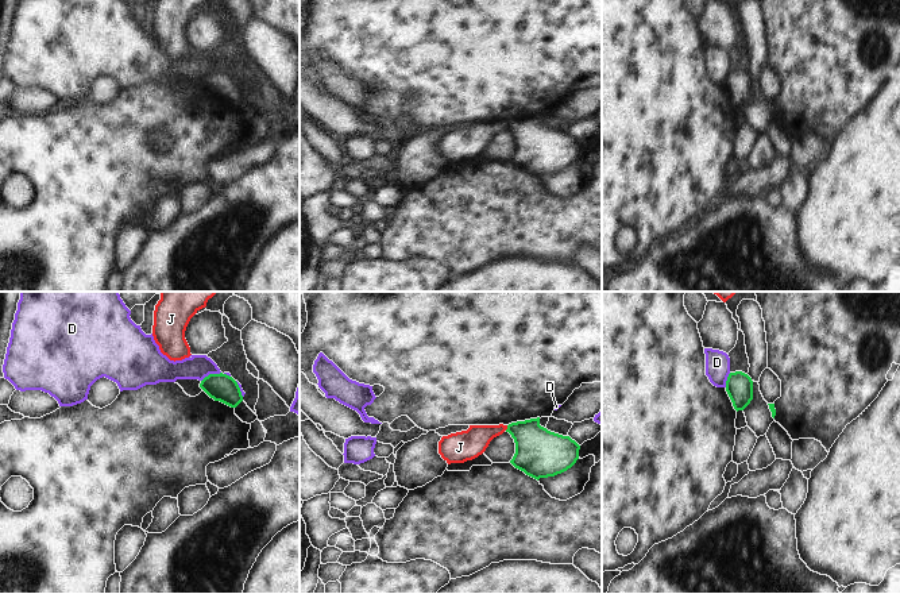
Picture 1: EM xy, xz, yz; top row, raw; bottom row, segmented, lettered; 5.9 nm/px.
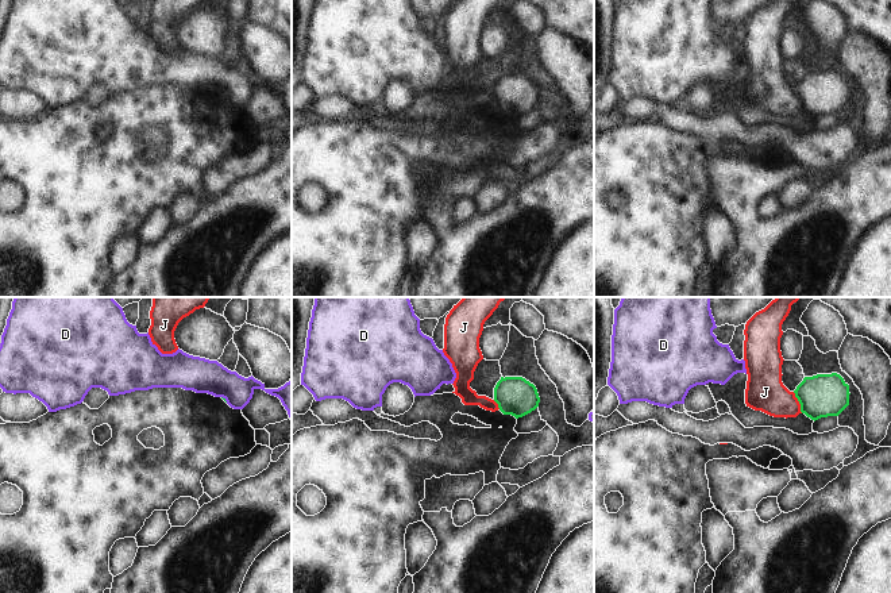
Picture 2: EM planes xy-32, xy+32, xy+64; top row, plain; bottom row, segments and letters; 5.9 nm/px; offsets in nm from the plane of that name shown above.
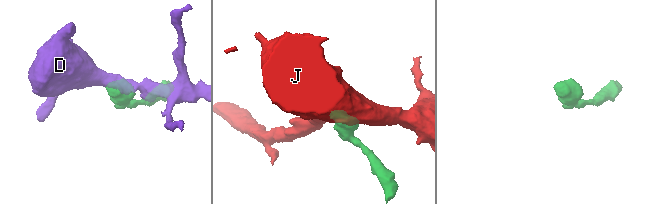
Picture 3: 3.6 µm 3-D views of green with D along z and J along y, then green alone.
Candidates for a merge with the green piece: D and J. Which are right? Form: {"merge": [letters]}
{"merge": []}

